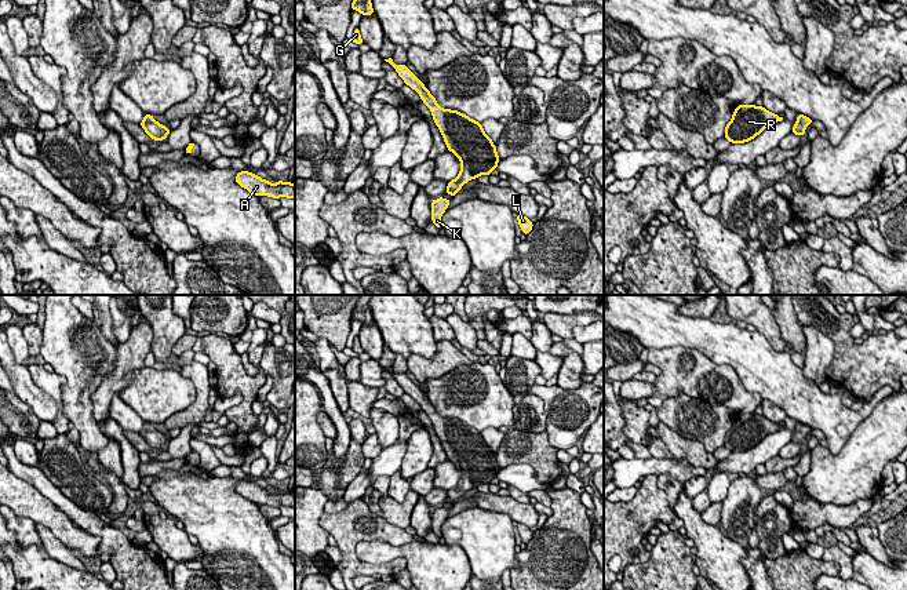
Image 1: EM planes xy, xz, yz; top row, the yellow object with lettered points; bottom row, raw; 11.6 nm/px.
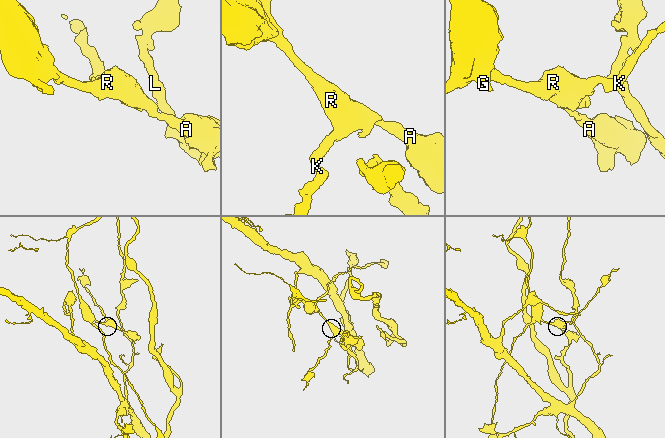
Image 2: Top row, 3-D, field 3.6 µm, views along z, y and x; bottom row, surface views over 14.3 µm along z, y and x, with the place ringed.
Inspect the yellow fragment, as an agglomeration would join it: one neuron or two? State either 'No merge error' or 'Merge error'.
No merge error

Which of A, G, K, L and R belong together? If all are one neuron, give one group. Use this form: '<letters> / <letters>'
A G K L R

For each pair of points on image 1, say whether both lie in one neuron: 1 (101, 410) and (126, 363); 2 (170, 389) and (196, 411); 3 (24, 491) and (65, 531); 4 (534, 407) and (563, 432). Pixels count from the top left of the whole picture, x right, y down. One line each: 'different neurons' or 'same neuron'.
1: same neuron
2: different neurons
3: same neuron
4: different neurons

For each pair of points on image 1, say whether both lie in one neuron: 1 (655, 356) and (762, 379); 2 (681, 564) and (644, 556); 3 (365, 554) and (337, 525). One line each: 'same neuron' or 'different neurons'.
1: different neurons
2: different neurons
3: different neurons

